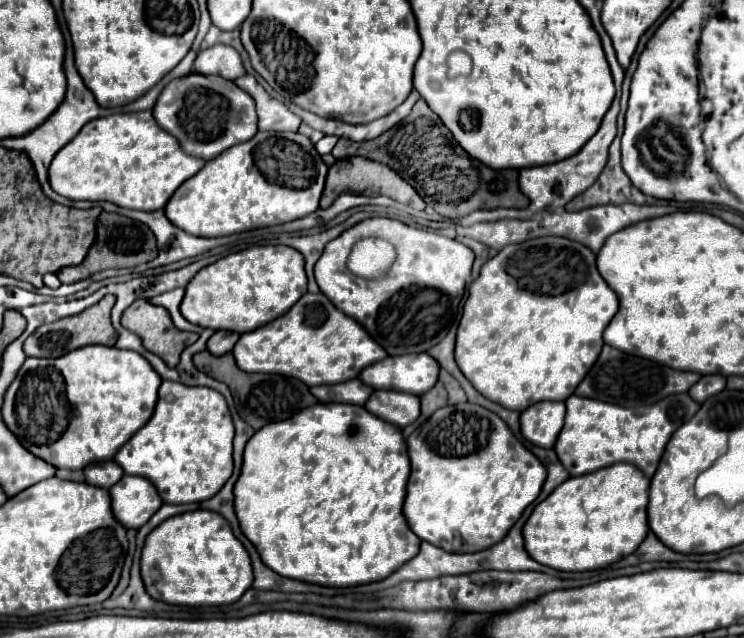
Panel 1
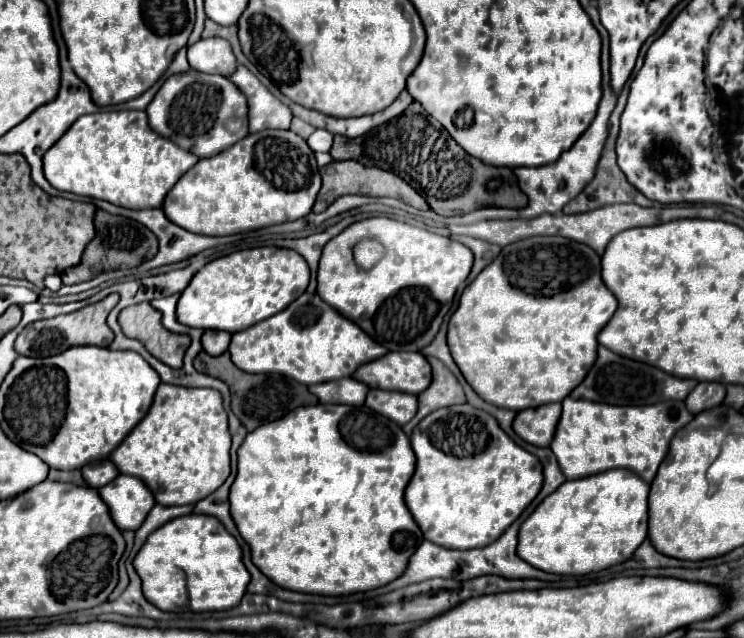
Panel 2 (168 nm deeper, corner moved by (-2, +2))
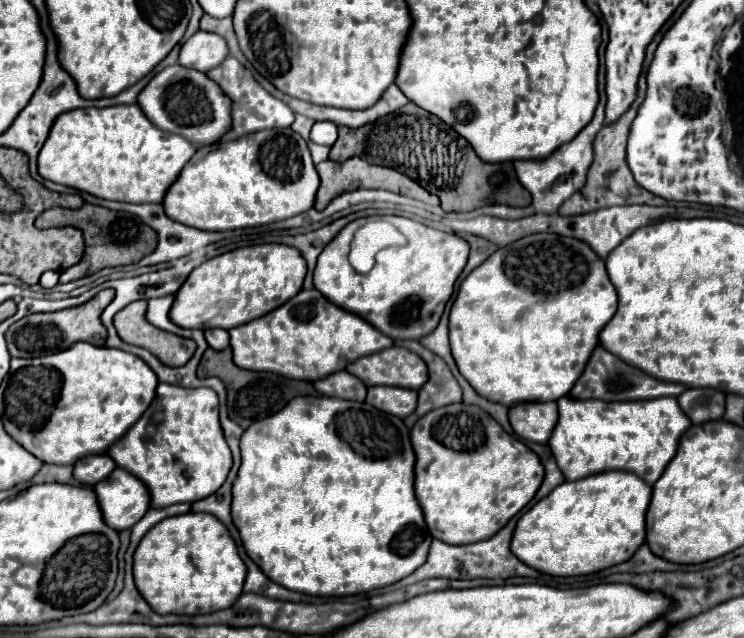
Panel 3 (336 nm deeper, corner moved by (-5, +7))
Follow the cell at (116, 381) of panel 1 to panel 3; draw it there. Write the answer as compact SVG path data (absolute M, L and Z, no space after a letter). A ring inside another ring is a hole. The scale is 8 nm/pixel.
M84 341L52 355L12 359L10 371L2 381L4 387L8 387L8 379L12 379L20 367L28 367L28 363L44 363L44 367L56 367L56 371L64 375L60 403L56 403L52 419L48 419L40 431L24 431L24 427L16 427L8 415L4 415L2 423L6 433L26 451L36 455L40 461L54 465L74 465L86 455L106 453L110 445L114 445L150 407L158 387L156 373L140 357L120 349L96 347Z

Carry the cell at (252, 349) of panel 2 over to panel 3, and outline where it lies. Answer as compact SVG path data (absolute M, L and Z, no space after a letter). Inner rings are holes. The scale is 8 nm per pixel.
M302 289L294 299L284 303L276 311L258 317L246 325L234 327L228 333L230 347L234 351L234 363L238 367L250 371L272 371L290 379L304 381L316 381L324 375L342 371L346 363L394 345L390 337L376 331L358 315L336 307L316 289Z

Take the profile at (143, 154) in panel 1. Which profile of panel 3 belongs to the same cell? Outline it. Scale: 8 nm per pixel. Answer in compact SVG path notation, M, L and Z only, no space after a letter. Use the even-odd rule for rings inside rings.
M136 103L104 109L88 107L66 111L56 119L52 135L38 155L38 171L44 179L102 199L162 203L168 187L194 153L196 147L192 143L180 135L160 131Z

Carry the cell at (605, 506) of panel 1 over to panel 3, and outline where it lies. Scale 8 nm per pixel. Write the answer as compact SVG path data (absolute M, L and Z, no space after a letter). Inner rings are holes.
M604 471L588 475L578 481L564 481L548 497L540 499L532 509L528 509L514 531L512 553L548 575L588 575L622 561L628 561L646 537L646 509L650 505L652 487L644 483L638 475L630 471Z

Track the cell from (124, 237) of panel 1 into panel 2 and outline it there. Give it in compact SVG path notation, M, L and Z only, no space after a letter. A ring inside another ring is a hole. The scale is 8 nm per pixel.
M95 210L95 238L87 244L85 254L81 258L81 264L75 268L69 268L61 274L63 284L79 284L79 282L87 282L93 276L101 274L101 272L109 272L109 270L119 270L119 268L135 268L139 264L143 264L145 260L153 258L157 254L157 236L147 230L143 224L123 218L123 216L113 216L107 214L103 210Z

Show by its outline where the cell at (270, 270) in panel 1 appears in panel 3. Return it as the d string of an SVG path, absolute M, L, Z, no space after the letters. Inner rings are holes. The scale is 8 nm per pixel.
M278 243L240 247L202 263L188 275L184 287L176 293L172 321L184 329L232 329L244 325L290 301L302 289L304 277L306 263L296 247Z

